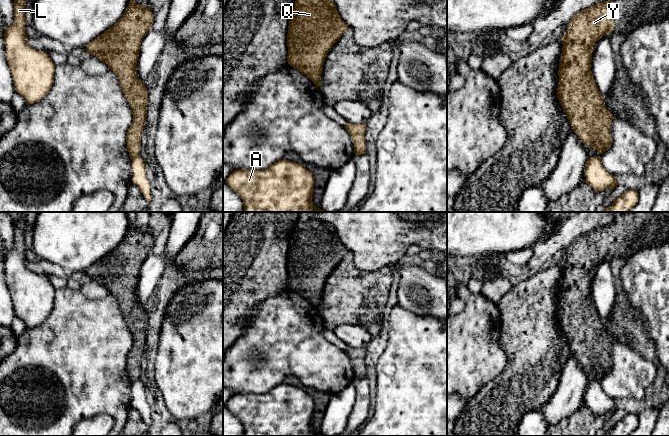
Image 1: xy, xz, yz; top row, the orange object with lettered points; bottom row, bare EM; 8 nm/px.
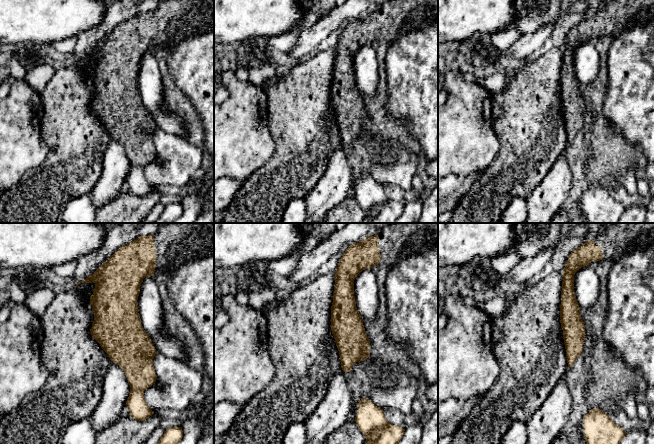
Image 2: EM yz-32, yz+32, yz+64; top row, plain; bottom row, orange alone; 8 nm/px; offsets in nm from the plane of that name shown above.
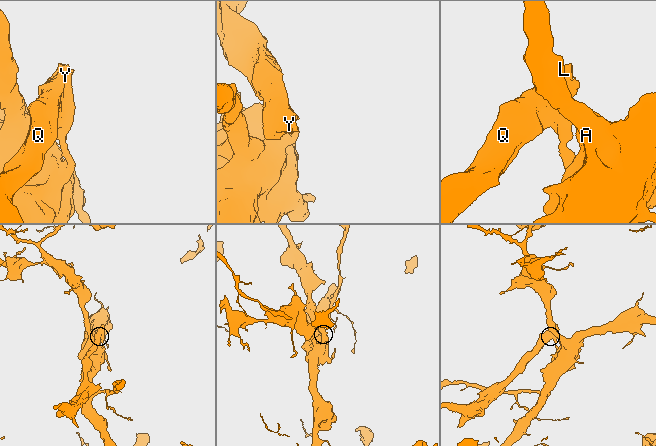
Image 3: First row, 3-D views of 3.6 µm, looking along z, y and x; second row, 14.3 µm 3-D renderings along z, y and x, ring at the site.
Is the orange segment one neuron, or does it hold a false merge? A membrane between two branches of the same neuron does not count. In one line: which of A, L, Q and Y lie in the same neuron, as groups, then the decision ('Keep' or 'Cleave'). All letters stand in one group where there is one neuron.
Groups: A L / Q Y. Cleave

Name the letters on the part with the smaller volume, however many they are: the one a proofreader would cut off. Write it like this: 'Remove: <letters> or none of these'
Remove: Q, Y

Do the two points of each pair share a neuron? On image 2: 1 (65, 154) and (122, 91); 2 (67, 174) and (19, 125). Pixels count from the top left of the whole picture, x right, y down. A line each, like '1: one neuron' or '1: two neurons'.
1: two neurons
2: two neurons

